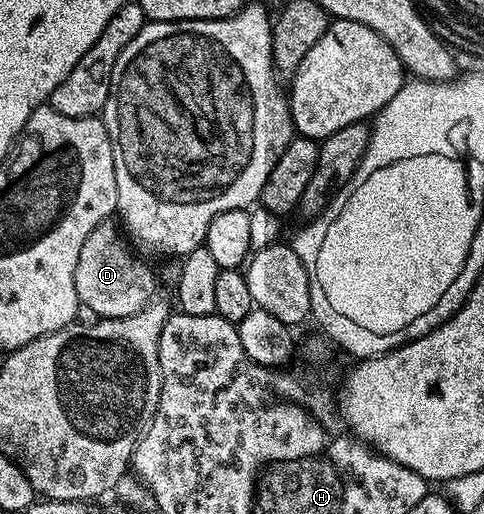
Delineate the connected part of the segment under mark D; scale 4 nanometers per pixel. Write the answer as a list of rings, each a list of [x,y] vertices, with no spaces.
[[[116,222],[98,225],[79,253],[79,265],[75,269],[75,293],[79,301],[95,309],[102,319],[131,317],[131,313],[142,311],[148,303],[154,302],[153,290],[157,283],[153,280],[152,269],[140,257]]]

